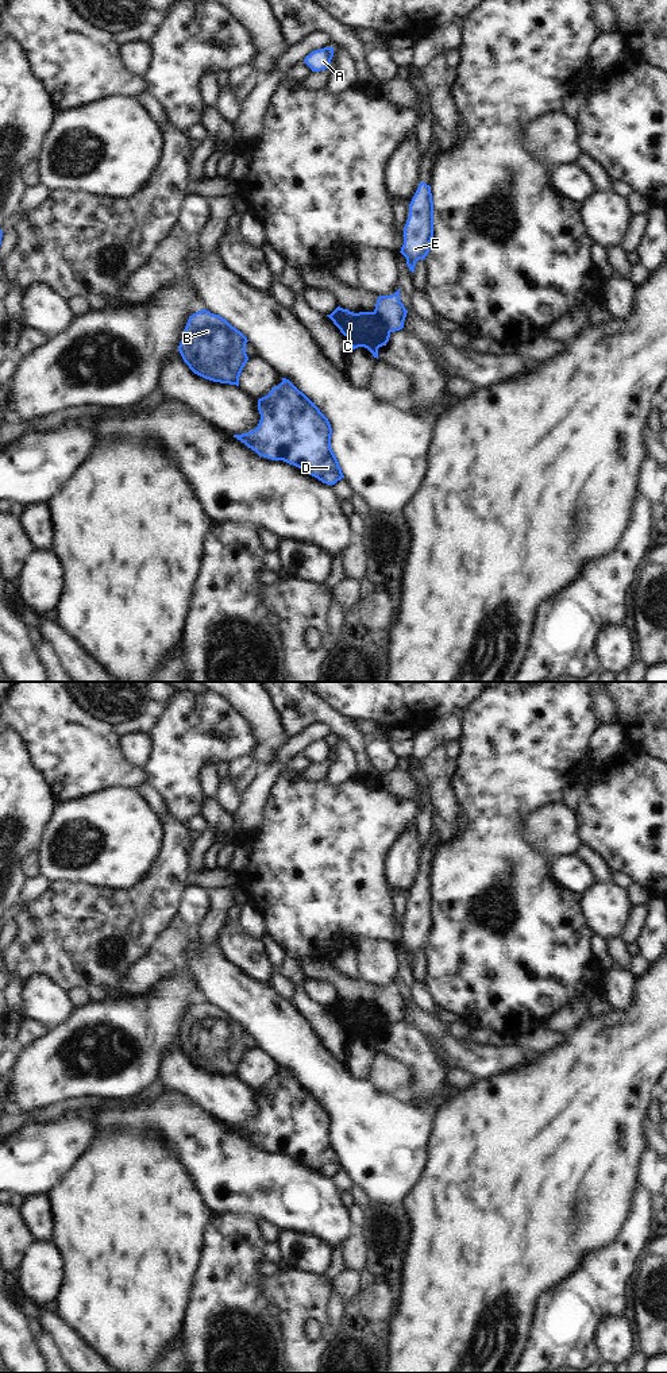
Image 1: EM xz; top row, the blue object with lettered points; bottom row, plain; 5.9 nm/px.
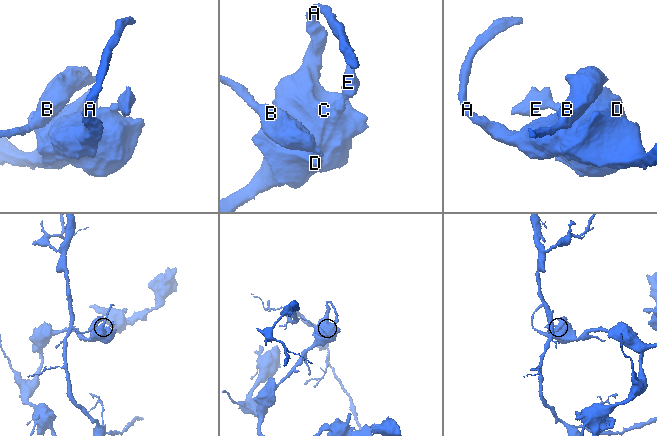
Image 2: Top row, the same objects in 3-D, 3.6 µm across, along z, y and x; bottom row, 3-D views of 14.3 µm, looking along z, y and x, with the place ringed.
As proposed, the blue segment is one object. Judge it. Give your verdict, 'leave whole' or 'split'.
split

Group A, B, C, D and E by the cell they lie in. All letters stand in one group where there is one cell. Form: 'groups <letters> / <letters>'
groups A B C D / E

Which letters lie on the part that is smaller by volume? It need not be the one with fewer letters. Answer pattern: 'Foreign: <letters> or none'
Foreign: E

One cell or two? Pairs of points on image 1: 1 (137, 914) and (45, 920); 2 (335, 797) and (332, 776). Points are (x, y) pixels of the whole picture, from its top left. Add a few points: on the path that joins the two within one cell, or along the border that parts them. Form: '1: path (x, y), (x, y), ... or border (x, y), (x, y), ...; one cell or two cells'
1: path (114, 920), (68, 920); one cell
2: border (358, 775), (336, 785), (328, 785), (323, 781); two cells

